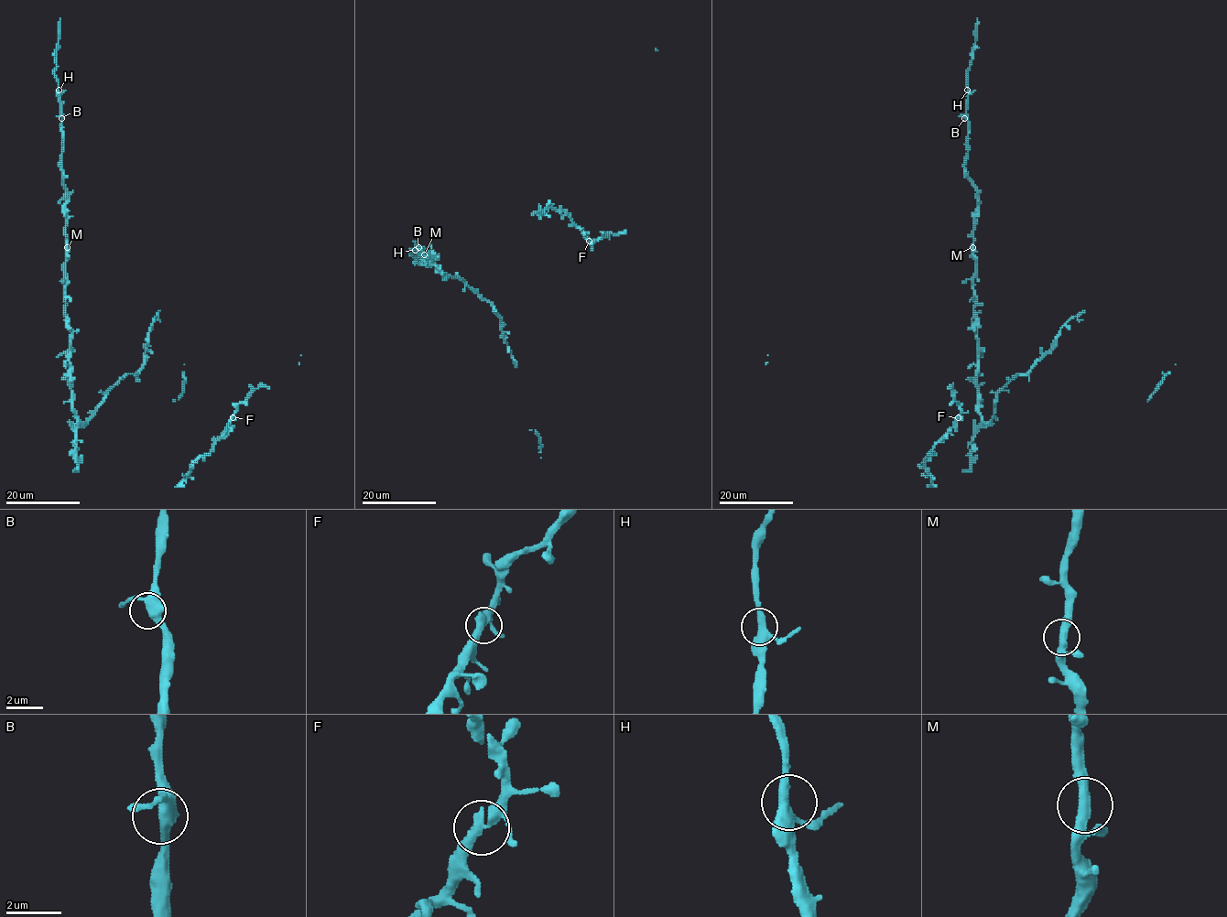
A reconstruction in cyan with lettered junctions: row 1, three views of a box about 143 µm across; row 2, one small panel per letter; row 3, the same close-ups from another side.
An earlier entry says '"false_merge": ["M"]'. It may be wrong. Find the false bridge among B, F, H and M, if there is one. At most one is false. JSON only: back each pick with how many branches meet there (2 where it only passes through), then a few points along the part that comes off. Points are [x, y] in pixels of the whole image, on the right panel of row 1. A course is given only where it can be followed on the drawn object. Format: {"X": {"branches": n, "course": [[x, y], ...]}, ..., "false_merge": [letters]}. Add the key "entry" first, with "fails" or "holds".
{"entry": "fails", "false_merge": []}

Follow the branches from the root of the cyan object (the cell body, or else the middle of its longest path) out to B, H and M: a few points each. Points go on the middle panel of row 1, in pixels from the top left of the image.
B: (433, 254), (435, 263), (421, 257), (423, 255), (421, 260), (424, 259), (418, 247)
H: (433, 254), (435, 263), (423, 255), (421, 260), (420, 250), (415, 250)
M: (433, 254), (435, 263), (421, 257), (424, 254)

